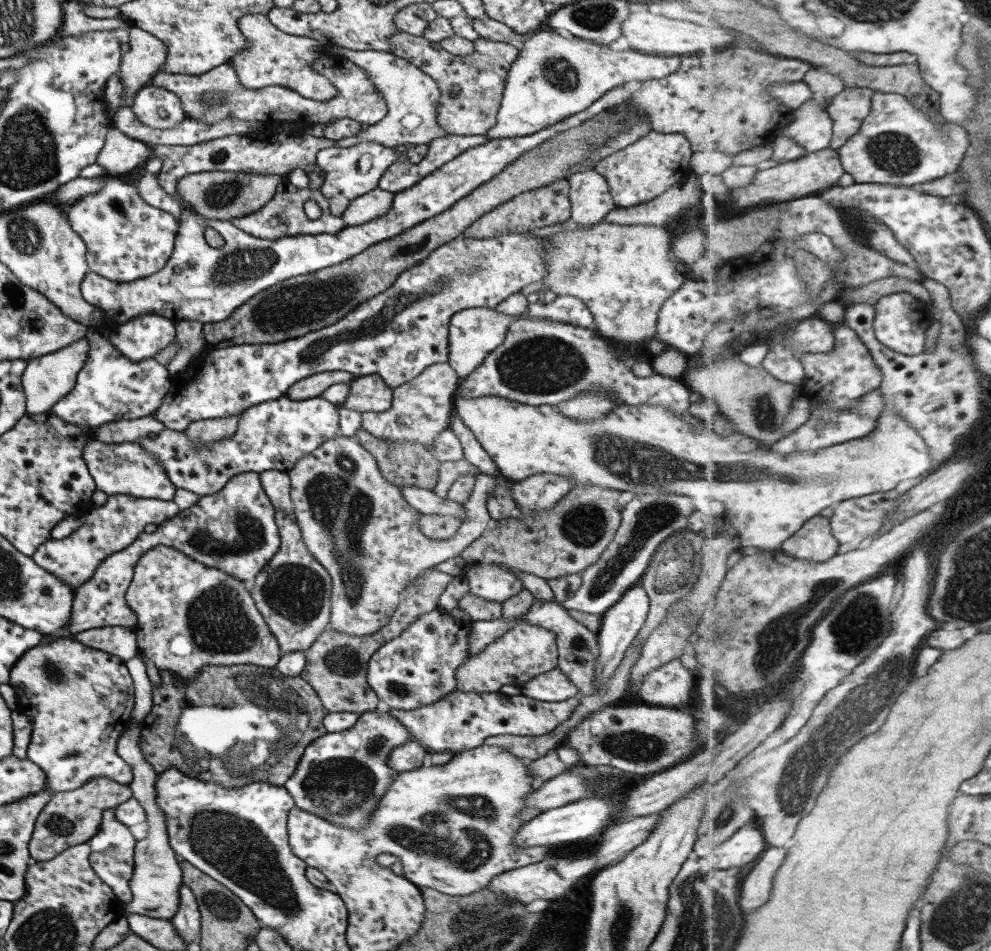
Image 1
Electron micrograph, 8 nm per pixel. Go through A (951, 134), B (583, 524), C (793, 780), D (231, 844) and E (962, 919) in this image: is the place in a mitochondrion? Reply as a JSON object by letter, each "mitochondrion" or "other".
{"A":"other","B":"mitochondrion","C":"mitochondrion","D":"mitochondrion","E":"mitochondrion"}

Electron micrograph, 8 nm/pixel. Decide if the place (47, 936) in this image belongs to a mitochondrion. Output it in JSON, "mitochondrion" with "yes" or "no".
{"mitochondrion":"yes"}

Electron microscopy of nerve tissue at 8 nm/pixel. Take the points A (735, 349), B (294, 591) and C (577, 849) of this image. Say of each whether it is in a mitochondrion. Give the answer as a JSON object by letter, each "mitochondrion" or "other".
{"A":"other","B":"mitochondrion","C":"other"}

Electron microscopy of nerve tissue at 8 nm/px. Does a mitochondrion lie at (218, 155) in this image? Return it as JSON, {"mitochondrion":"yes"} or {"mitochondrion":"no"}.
{"mitochondrion":"yes"}

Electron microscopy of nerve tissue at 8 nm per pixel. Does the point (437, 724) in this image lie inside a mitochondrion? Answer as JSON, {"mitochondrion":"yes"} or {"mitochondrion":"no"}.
{"mitochondrion":"no"}

